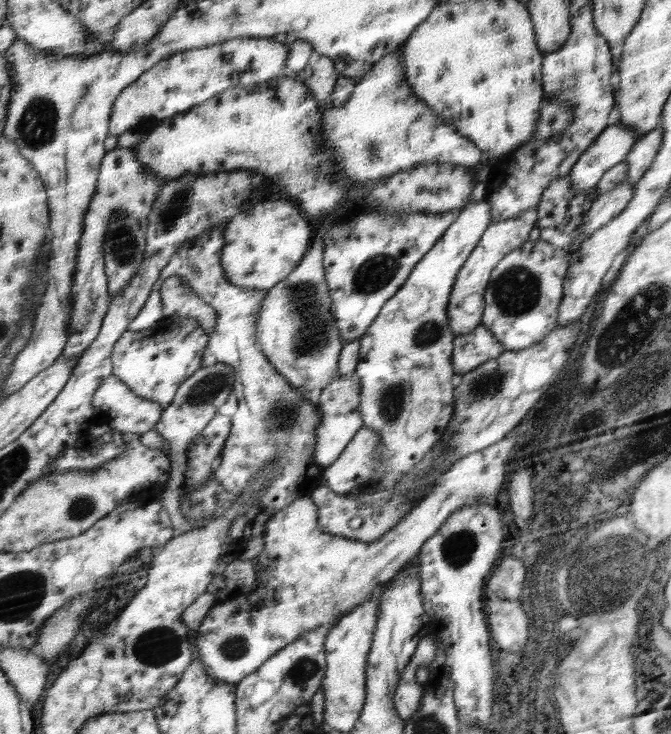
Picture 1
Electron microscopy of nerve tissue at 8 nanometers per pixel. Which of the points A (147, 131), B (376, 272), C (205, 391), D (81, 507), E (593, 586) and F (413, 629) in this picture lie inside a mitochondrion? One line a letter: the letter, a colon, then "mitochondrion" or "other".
A: other
B: mitochondrion
C: mitochondrion
D: mitochondrion
E: mitochondrion
F: other

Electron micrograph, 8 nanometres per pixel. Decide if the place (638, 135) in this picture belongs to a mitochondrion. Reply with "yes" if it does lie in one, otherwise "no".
no

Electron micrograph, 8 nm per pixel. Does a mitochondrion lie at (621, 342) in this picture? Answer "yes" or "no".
yes

